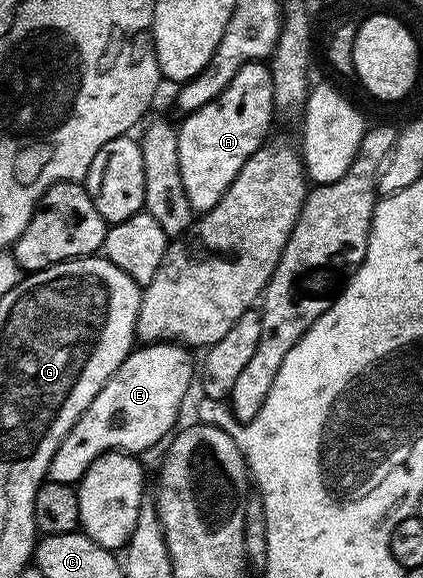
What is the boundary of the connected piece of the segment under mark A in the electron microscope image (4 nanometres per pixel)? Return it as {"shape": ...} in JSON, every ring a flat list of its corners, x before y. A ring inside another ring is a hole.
{"shape":[[252,61,243,67,239,67,239,75,227,83,227,87,211,103,199,107,195,112,188,114,184,118,185,122,177,129,177,142,179,143,179,175,183,177,183,187,187,193,187,199,191,203,194,214,205,213,231,187,235,175,251,159,251,155,265,144,270,136,269,124,275,118,273,108,273,88,271,87,271,75,269,66,265,61]]}

